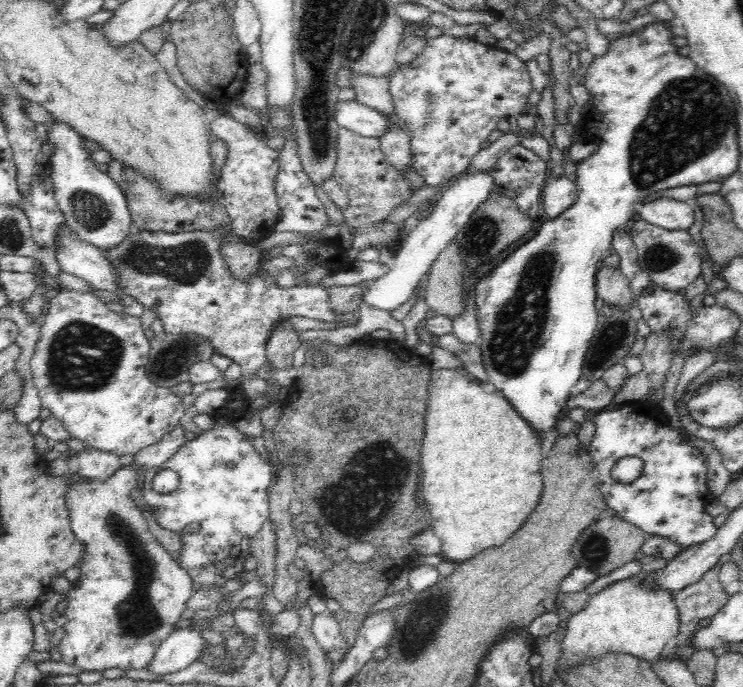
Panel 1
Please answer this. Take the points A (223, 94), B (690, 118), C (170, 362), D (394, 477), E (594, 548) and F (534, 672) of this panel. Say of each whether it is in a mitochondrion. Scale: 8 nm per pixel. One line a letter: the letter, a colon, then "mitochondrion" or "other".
A: other
B: mitochondrion
C: mitochondrion
D: mitochondrion
E: mitochondrion
F: other

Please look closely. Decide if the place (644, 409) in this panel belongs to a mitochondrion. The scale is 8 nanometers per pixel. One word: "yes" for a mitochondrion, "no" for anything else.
no

